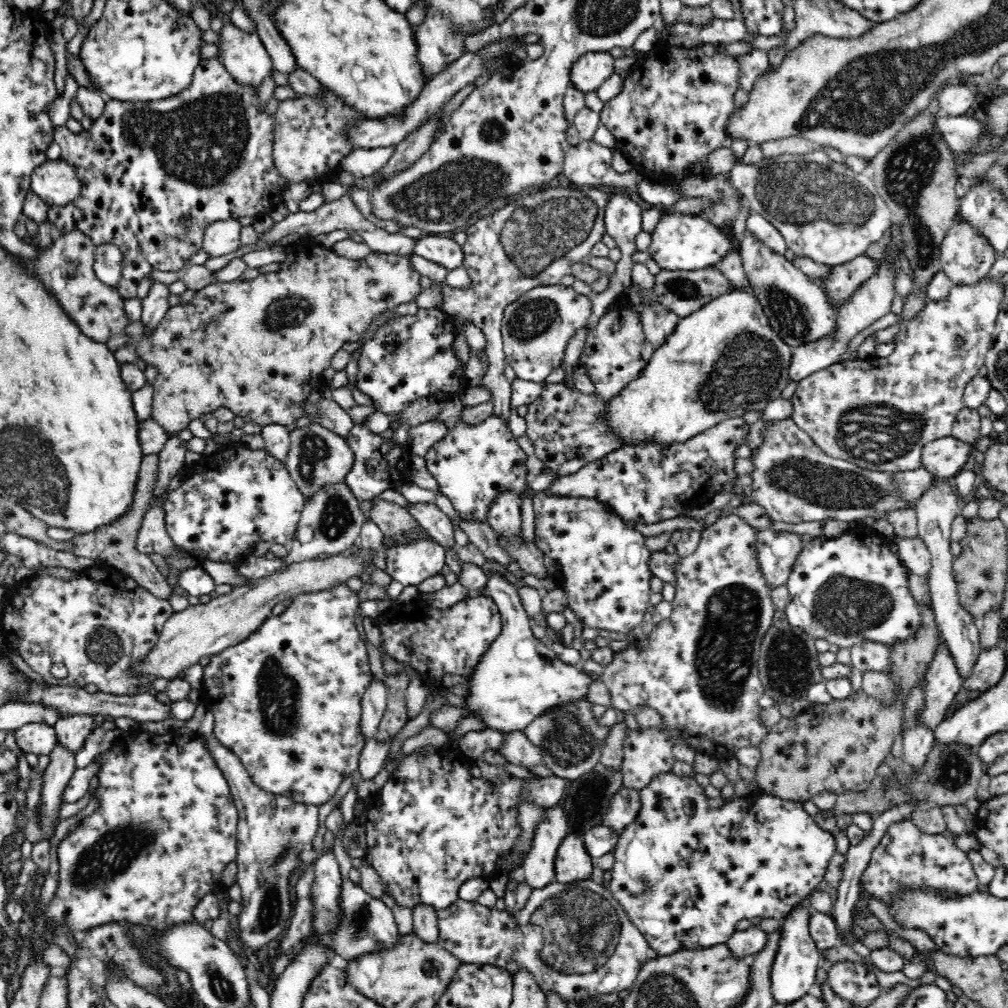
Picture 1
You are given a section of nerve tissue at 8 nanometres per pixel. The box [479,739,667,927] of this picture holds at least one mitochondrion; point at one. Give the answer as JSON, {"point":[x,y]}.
{"point":[645,882]}

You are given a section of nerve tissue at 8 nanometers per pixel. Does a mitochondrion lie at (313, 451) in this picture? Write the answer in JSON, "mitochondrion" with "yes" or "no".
{"mitochondrion":"yes"}

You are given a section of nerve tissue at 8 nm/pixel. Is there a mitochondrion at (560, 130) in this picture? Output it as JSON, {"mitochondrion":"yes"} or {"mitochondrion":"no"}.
{"mitochondrion":"no"}

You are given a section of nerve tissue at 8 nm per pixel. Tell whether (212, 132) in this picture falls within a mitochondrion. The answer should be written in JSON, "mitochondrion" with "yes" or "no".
{"mitochondrion":"yes"}

